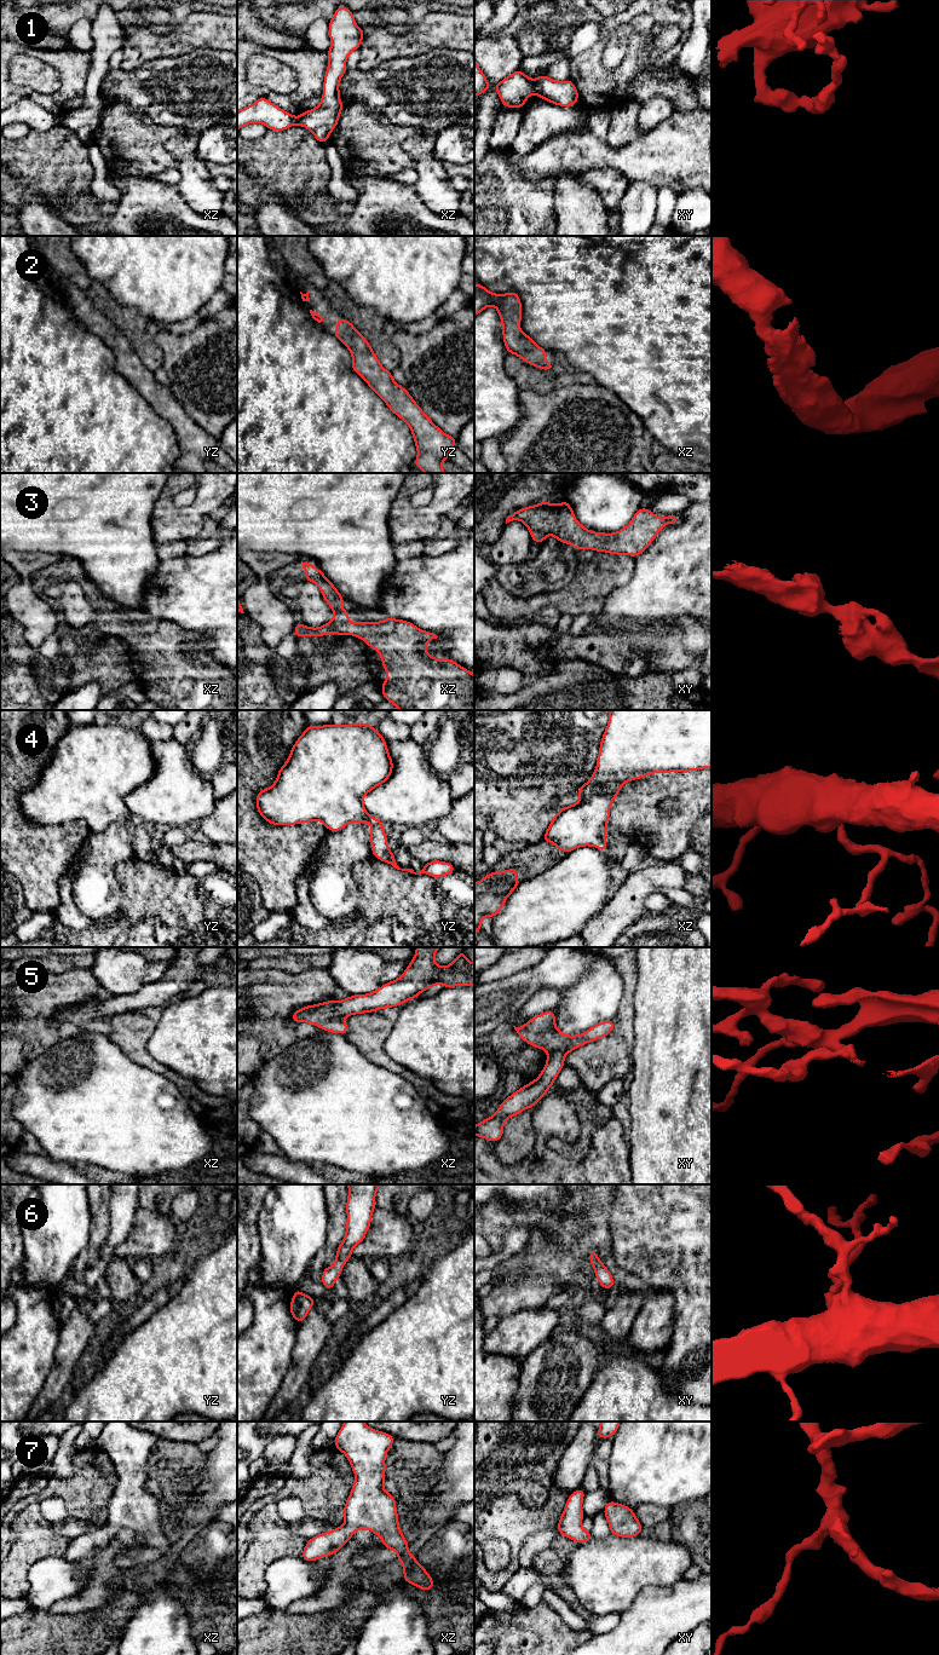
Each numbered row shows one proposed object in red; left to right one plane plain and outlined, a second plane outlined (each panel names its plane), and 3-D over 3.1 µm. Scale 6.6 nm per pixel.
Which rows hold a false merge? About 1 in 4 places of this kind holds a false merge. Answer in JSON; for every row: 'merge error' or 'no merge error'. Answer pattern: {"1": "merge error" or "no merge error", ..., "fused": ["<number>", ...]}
{"1": "merge error", "2": "no merge error", "3": "no merge error", "4": "no merge error", "5": "no merge error", "6": "no merge error", "7": "no merge error", "fused": ["1"]}

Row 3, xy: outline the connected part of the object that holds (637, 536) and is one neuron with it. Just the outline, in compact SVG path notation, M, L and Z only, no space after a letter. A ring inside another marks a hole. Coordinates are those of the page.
M546 501L515 511L507 517L506 524L513 520L526 525L532 542L542 543L548 535L553 535L575 549L587 548L635 558L651 544L666 524L676 524L679 515L666 515L659 520L649 508L640 508L624 529L604 534L582 526L568 501L559 504Z

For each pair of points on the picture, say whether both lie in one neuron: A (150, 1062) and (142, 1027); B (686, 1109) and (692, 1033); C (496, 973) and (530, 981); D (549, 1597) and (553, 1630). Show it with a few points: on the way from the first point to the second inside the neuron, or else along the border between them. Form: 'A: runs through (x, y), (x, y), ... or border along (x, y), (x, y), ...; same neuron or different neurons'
A: runs through (142, 1054), (140, 1036); same neuron
B: runs through (691, 1090), (692, 1053); same neuron
C: border along (534, 964), (487, 982); different neurons
D: border along (541, 1601), (551, 1607), (570, 1627); different neurons

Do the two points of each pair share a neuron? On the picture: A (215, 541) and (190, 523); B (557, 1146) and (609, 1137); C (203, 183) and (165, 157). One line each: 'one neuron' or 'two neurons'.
A: two neurons
B: two neurons
C: two neurons

